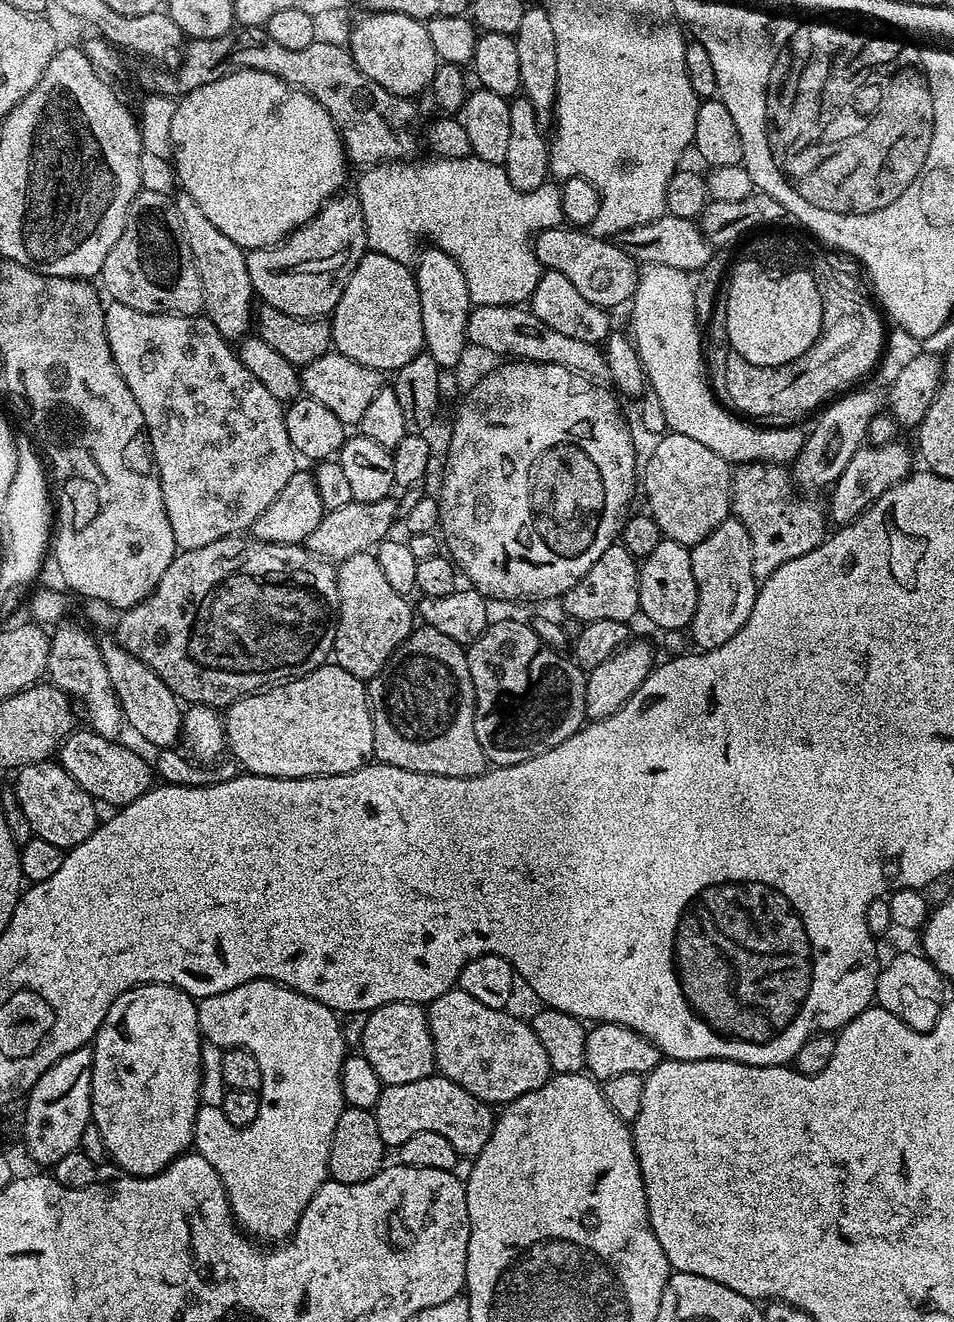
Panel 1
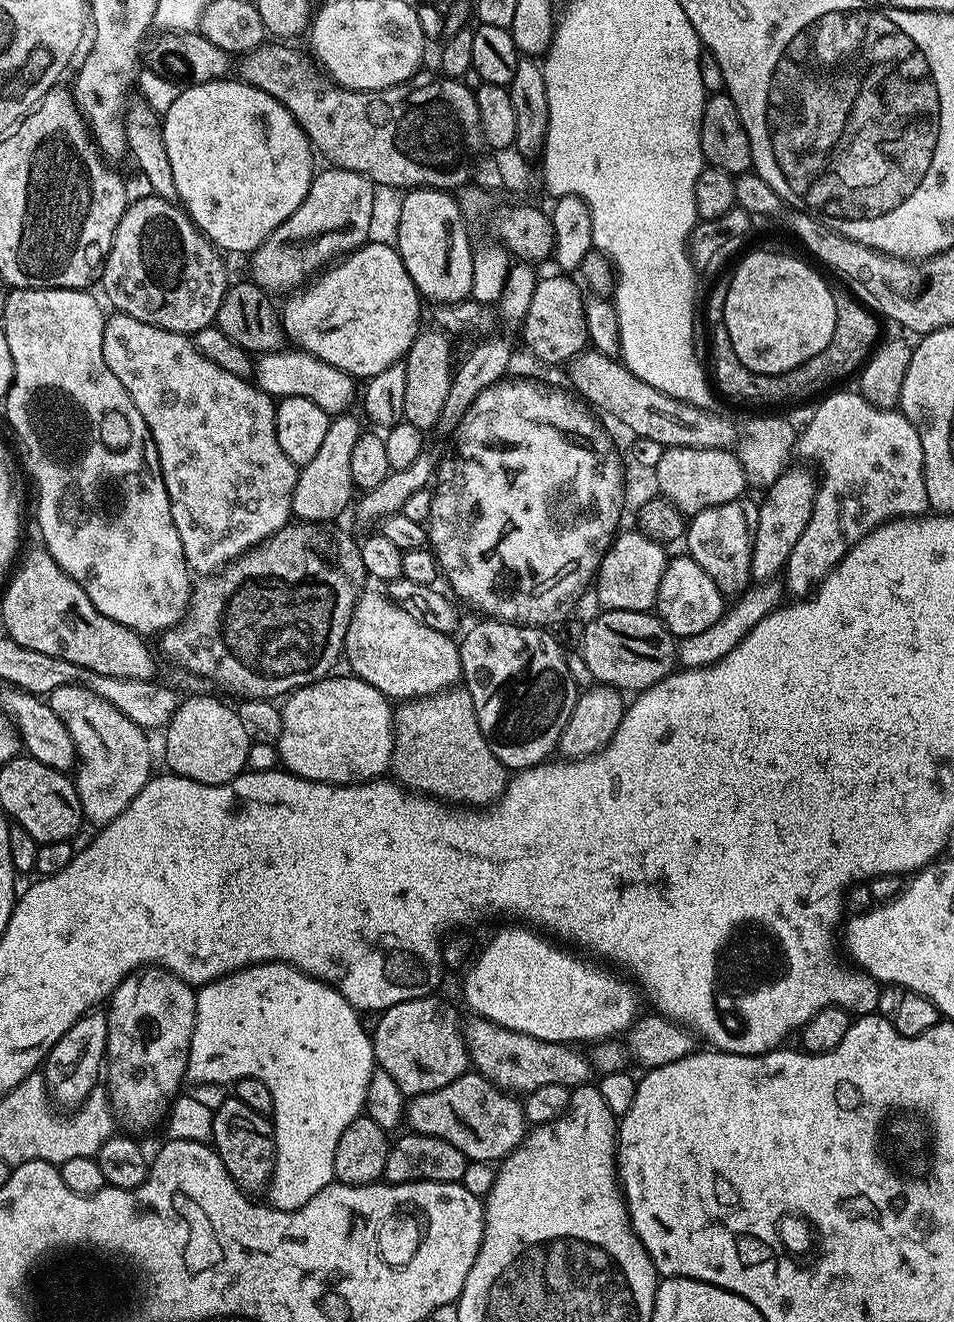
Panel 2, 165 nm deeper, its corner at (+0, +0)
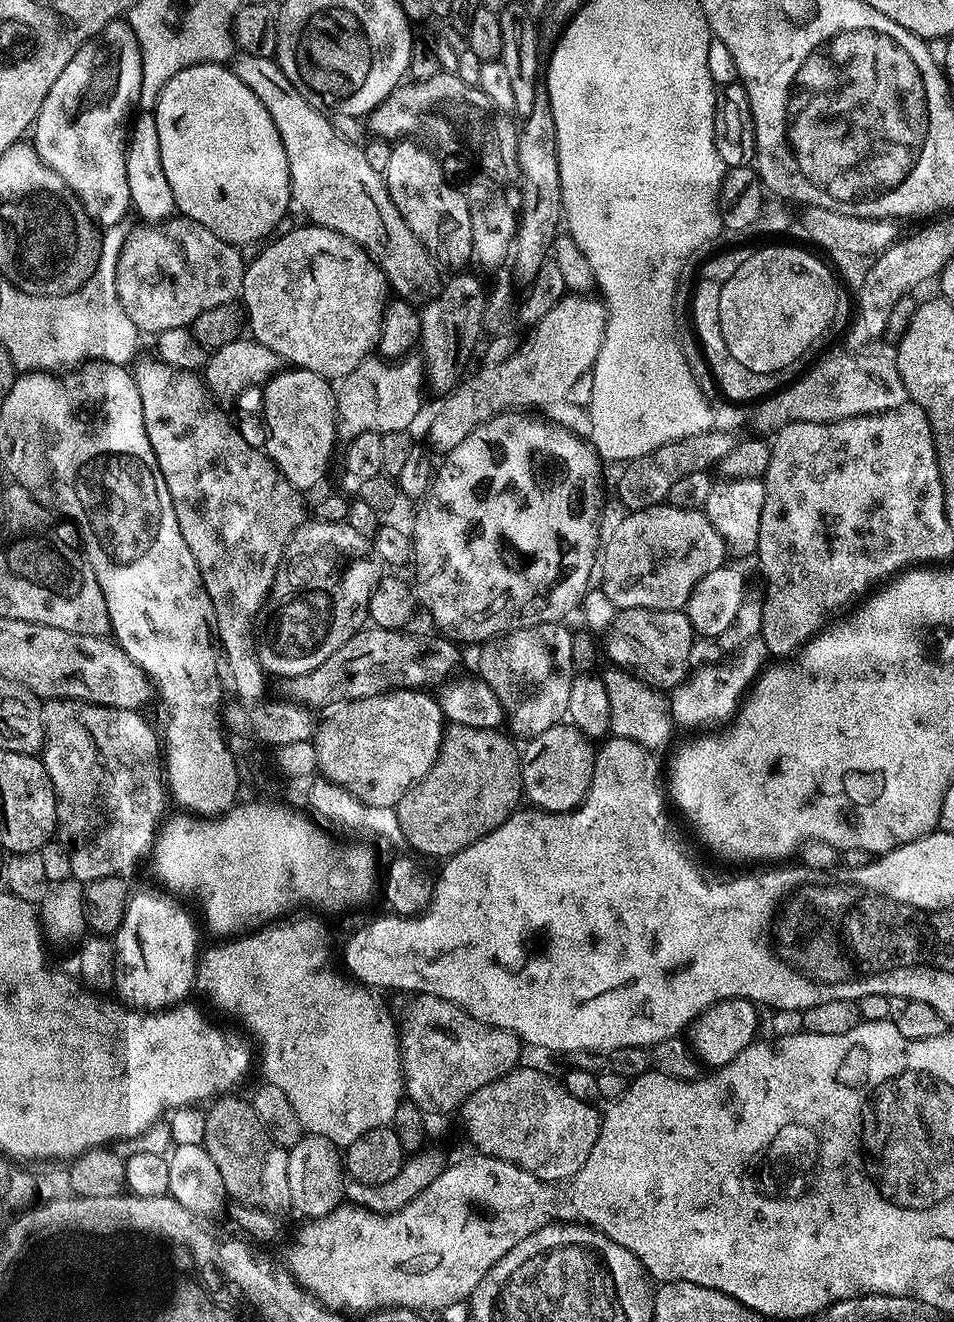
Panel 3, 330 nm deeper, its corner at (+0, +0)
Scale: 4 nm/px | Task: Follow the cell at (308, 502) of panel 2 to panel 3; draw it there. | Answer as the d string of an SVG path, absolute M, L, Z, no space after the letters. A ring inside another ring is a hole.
M369 358L358 365L354 370L350 370L350 374L346 374L339 380L335 385L334 391L336 394L336 434L341 441L347 442L358 438L358 434L366 434L367 432L378 432L385 433L390 432L407 432L413 426L412 423L416 420L416 415L420 412L420 384L422 388L422 383L424 376L422 373L422 364L419 359L412 360L413 358L405 358L399 362L389 362L383 358Z

